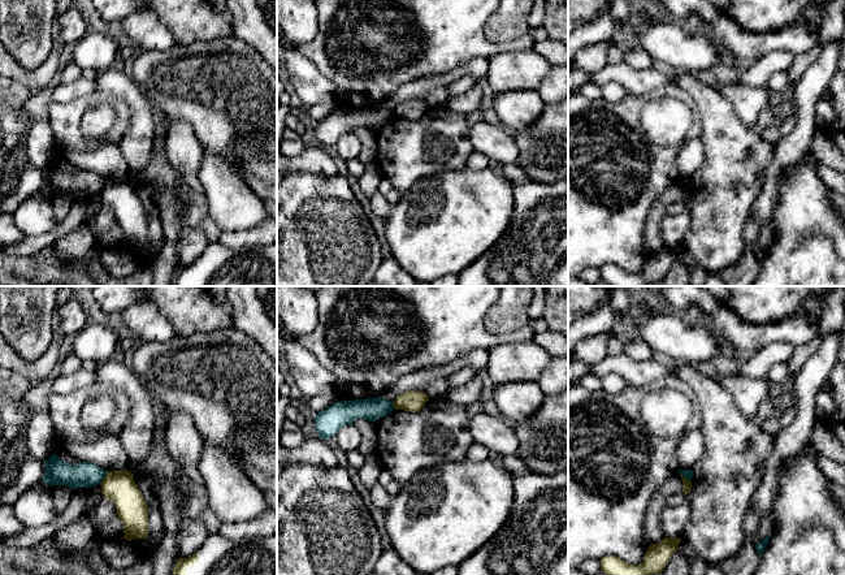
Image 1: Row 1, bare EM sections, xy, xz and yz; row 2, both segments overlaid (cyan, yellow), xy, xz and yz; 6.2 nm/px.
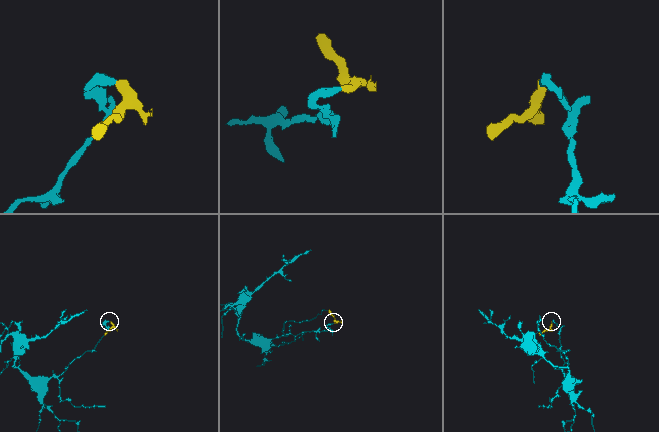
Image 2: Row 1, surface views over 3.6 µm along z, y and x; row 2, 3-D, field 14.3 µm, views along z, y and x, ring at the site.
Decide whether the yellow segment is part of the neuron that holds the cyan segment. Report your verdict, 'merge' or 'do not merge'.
do not merge

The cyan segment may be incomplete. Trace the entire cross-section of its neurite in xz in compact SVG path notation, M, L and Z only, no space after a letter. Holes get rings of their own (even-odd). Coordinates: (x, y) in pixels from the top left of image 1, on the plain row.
M384 105L354 108L333 112L315 126L317 144L329 148L343 134L352 133L356 127L376 130L394 118L394 112Z

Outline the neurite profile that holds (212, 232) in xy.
M209 215L204 219L200 230L205 234L209 242L218 242L224 234Z

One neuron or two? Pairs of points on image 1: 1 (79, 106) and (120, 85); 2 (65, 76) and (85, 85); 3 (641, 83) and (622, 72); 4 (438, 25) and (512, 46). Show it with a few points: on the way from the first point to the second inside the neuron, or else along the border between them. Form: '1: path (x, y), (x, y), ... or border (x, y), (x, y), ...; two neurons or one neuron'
1: border (96, 90), (111, 94), (115, 98); two neurons
2: border (81, 76), (69, 82), (59, 82); two neurons
3: path (636, 82), (627, 77); one neuron
4: path (456, 34), (480, 47), (494, 47); one neuron

